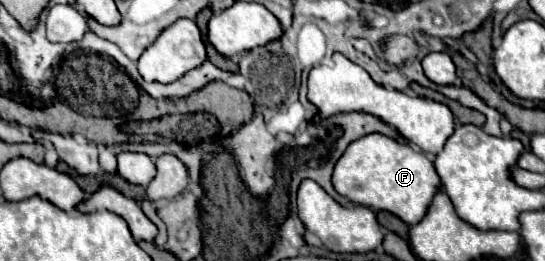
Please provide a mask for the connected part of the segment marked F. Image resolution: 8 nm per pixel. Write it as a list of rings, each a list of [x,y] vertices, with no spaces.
[[[378,133],[360,137],[360,141],[354,141],[344,151],[344,157],[336,163],[332,183],[334,189],[354,205],[390,211],[408,225],[422,221],[432,197],[442,187],[434,163],[422,151],[414,151],[410,145],[392,141],[390,137],[380,137]]]

